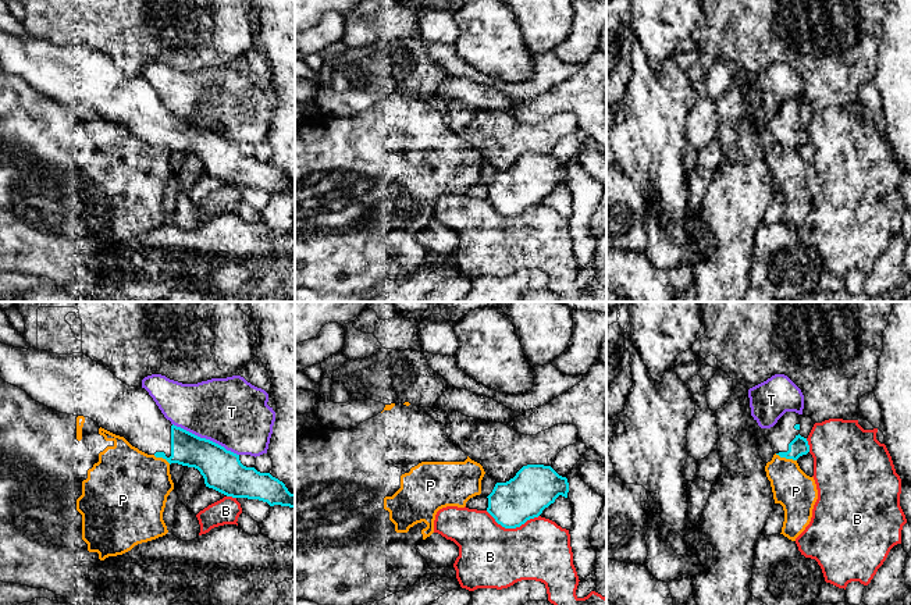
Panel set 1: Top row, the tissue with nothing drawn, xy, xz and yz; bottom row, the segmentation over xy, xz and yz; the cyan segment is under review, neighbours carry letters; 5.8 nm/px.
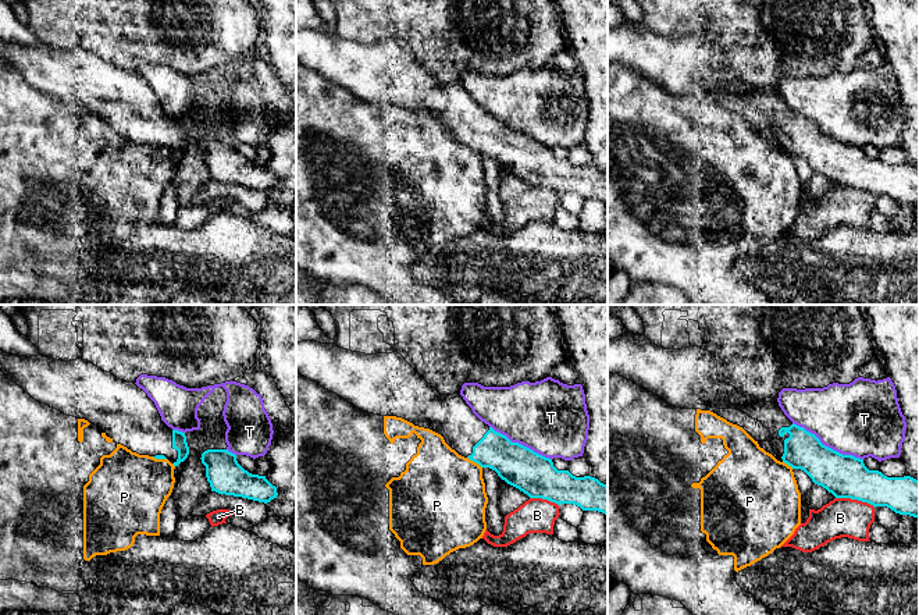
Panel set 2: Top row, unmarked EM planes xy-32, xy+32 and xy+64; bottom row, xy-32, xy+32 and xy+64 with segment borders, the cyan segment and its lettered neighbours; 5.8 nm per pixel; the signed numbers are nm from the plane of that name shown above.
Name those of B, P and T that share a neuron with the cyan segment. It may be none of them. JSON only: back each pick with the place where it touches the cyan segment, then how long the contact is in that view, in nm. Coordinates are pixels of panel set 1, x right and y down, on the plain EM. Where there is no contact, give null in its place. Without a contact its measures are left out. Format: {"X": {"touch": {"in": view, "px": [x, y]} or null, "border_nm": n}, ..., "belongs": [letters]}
{"belongs": []}

